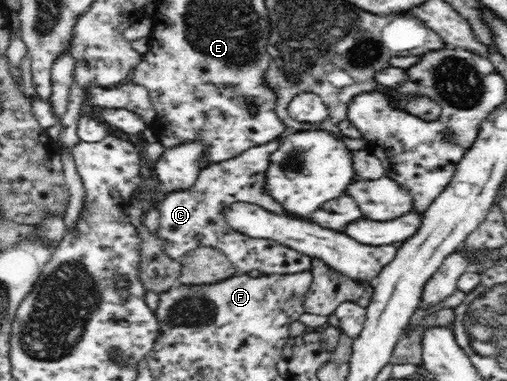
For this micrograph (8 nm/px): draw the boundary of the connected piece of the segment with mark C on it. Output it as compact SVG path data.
M281 136L281 138L276 138L276 140L268 142L268 144L253 146L242 154L236 155L234 158L223 160L222 162L211 163L200 171L196 182L188 188L188 190L178 190L178 192L169 192L166 194L165 198L156 208L159 212L160 228L158 228L156 234L154 234L154 236L162 241L166 255L170 256L172 259L178 260L185 254L188 254L190 250L198 248L198 246L209 246L210 248L221 250L234 265L238 274L248 273L251 270L258 270L258 272L261 272L263 275L294 274L299 273L300 271L311 272L311 257L308 255L303 255L301 252L298 252L298 250L287 247L272 239L245 238L241 233L238 233L237 230L234 230L224 218L224 208L228 208L228 206L237 202L257 204L264 210L273 212L274 214L282 214L282 212L285 212L284 207L276 200L273 200L264 189L265 170L268 168L270 155L274 153L275 150L278 150L282 137L283 136Z

